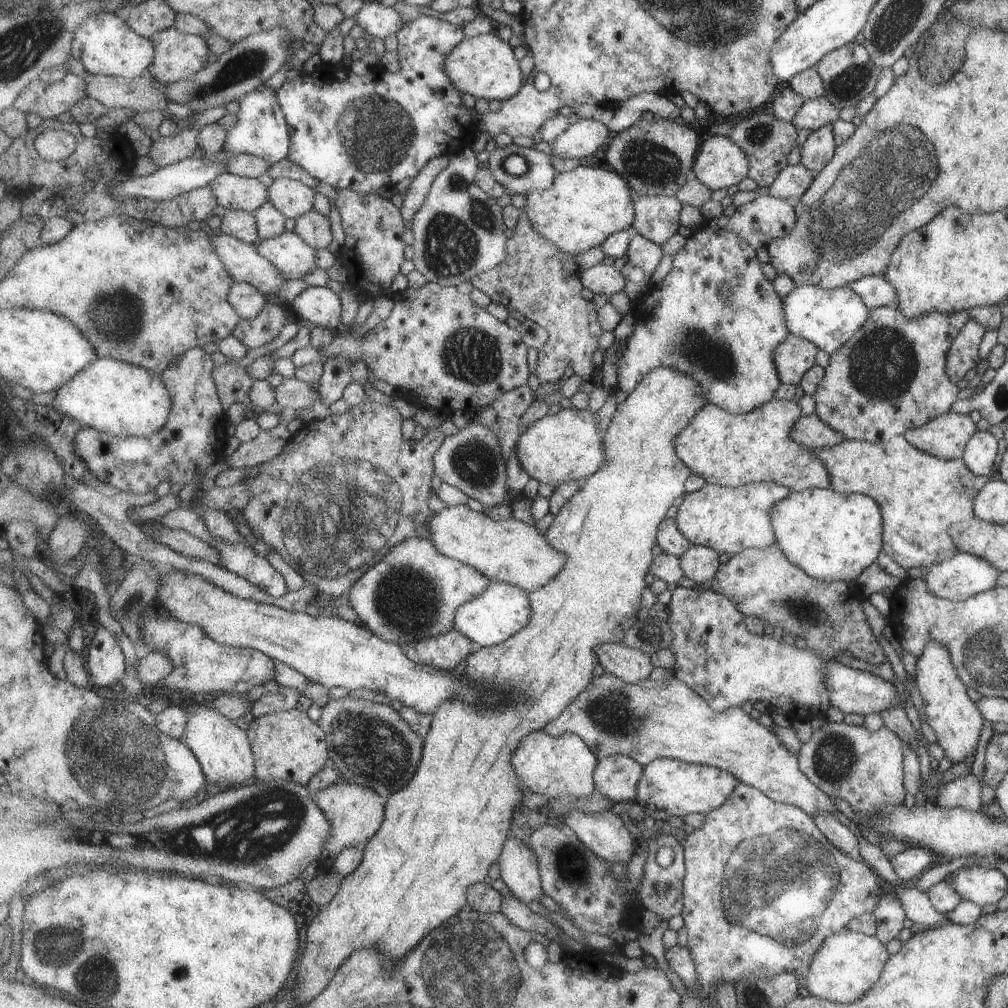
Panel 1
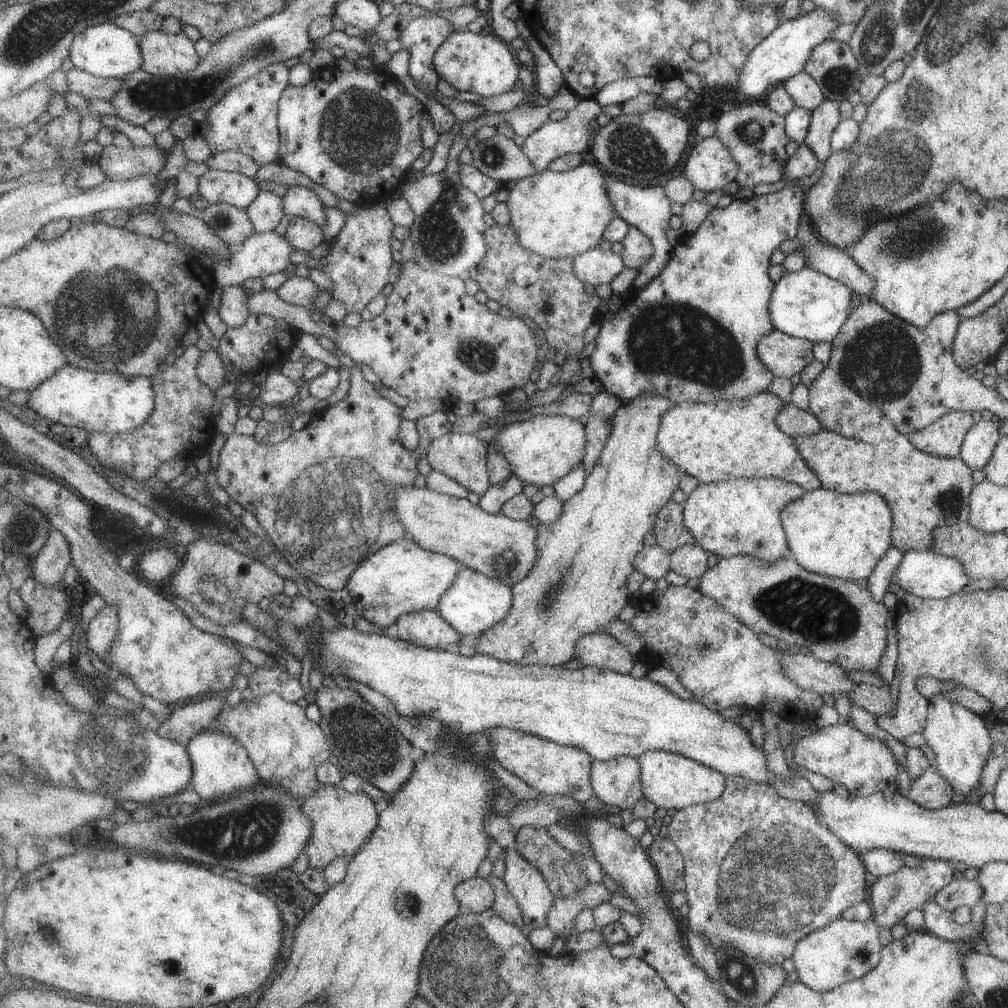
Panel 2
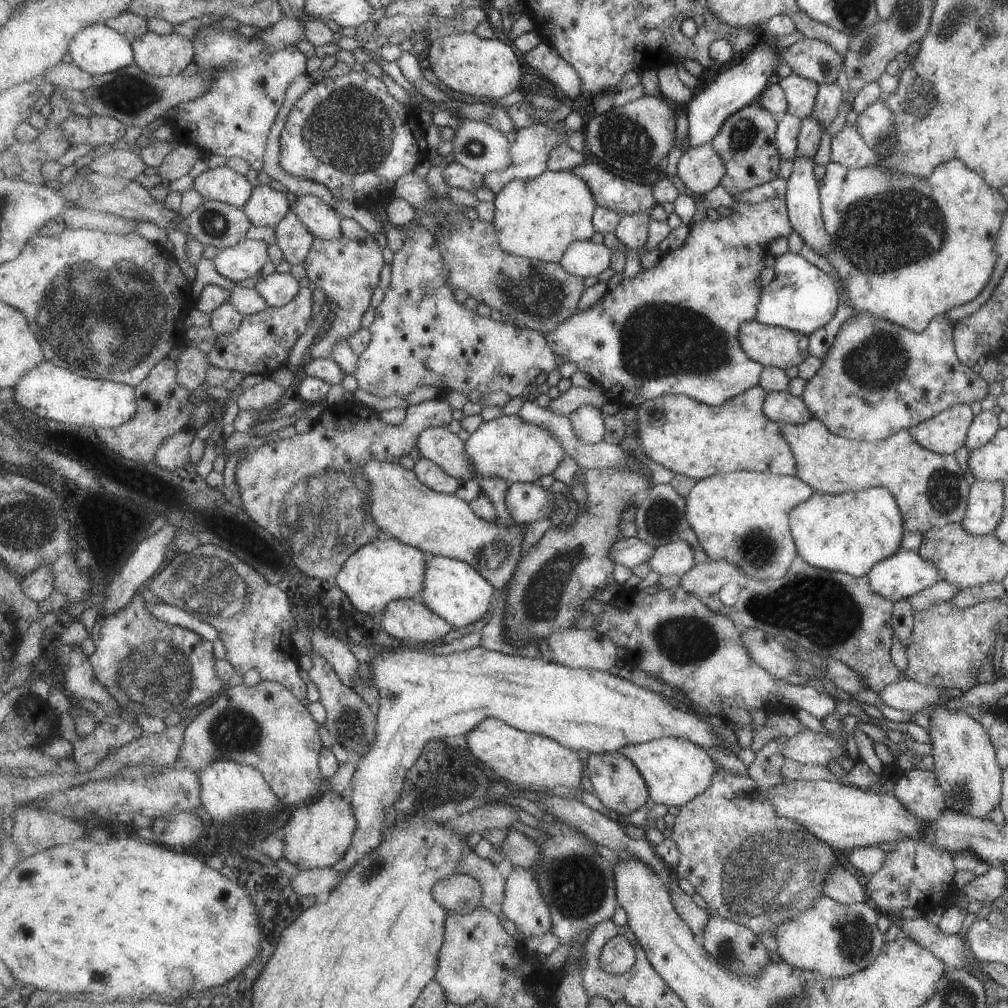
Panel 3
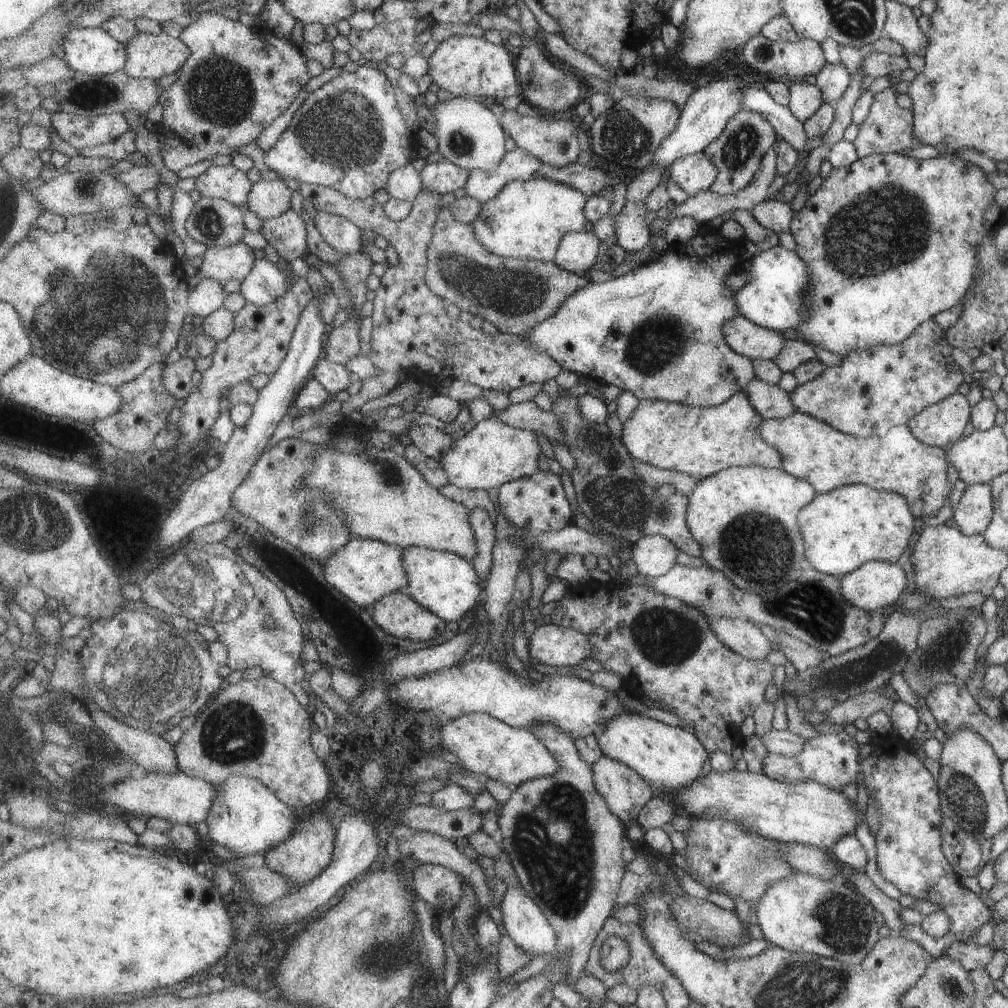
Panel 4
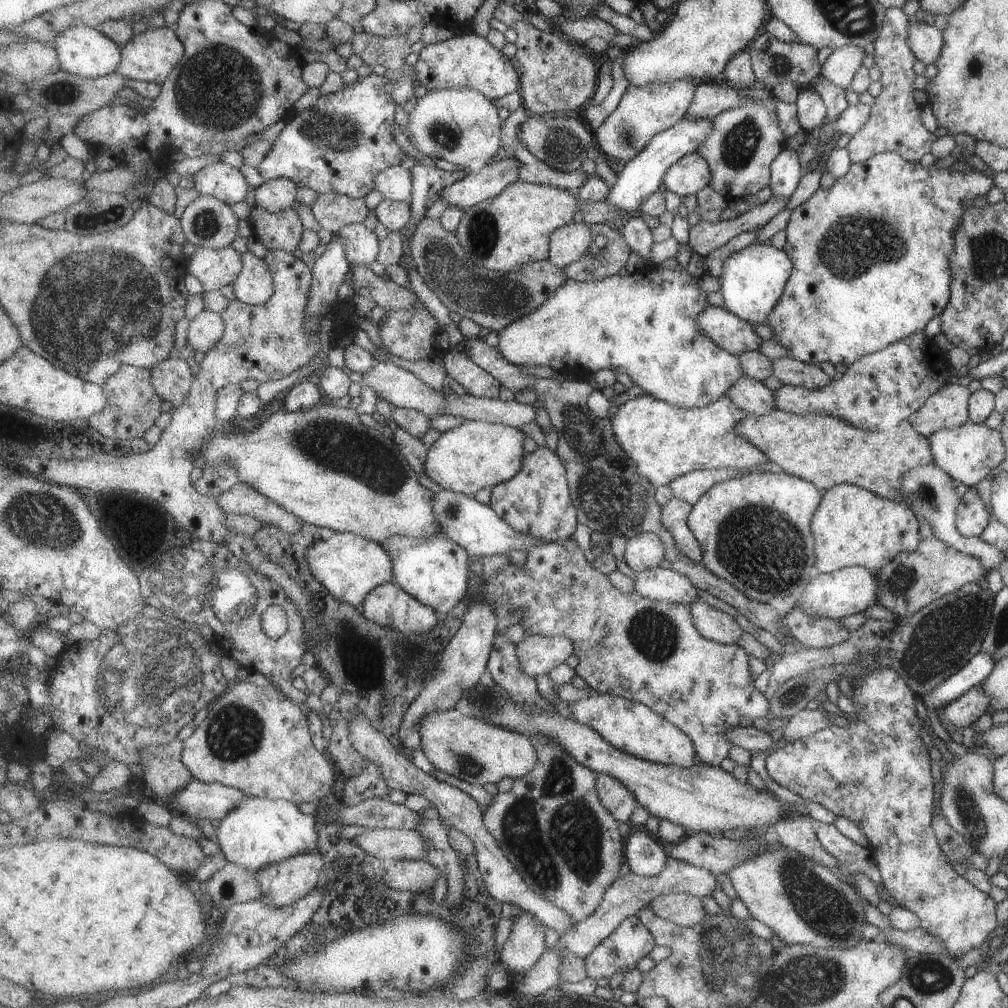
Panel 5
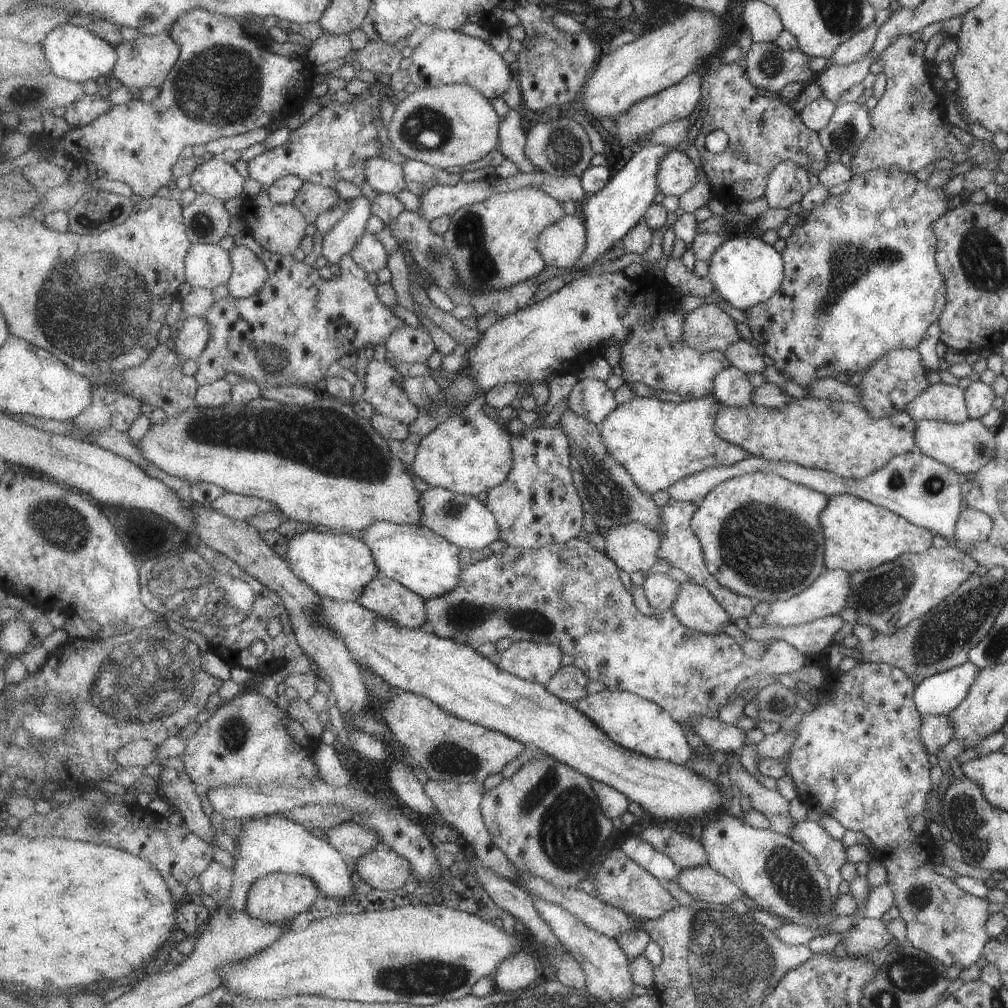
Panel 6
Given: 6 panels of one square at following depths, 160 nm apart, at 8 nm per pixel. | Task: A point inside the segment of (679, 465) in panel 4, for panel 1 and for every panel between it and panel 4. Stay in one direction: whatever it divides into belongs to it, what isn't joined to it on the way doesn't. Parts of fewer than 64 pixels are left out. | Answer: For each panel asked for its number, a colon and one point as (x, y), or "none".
1: (734, 450)
2: (719, 441)
3: (688, 437)

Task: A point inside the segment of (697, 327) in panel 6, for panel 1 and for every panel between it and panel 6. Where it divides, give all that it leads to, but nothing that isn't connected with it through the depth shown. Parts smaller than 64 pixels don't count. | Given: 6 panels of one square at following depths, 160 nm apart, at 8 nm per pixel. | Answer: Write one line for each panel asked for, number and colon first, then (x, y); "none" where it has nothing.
1: (792, 358)
2: (784, 355)
3: (771, 346)
4: (755, 341)
5: (729, 331)

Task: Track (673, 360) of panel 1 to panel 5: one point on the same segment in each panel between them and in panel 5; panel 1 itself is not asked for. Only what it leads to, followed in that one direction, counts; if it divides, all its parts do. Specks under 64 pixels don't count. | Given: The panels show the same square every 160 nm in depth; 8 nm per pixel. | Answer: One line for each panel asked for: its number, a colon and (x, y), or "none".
2: (692, 334)
3: (674, 329)
4: (658, 331)
5: (645, 324)

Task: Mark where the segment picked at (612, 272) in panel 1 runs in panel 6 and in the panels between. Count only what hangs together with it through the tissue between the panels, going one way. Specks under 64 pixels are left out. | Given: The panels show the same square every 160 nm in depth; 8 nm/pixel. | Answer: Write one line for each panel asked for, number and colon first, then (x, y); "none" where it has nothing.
2: (597, 267)
3: (584, 258)
4: (579, 252)
5: (570, 243)
6: (562, 244)

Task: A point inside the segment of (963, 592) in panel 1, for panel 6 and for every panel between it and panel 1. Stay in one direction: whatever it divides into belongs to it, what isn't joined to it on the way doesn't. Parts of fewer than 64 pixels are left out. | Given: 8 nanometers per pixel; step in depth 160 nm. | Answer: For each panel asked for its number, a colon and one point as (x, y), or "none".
2: (926, 574)
3: (904, 573)
4: (876, 584)
5: (843, 592)
6: (829, 594)

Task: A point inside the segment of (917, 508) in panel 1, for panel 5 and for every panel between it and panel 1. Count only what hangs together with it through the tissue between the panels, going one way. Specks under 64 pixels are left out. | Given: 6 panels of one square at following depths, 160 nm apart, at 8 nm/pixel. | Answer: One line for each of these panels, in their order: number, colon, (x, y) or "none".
2: (924, 492)
3: (927, 486)
4: (898, 462)
5: (825, 450)

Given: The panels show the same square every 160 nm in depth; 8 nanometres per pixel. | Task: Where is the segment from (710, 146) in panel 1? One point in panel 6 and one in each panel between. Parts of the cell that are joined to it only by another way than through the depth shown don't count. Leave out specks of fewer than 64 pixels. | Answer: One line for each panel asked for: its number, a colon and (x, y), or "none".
2: (710, 166)
3: (701, 168)
4: (695, 173)
5: (691, 174)
6: (678, 174)

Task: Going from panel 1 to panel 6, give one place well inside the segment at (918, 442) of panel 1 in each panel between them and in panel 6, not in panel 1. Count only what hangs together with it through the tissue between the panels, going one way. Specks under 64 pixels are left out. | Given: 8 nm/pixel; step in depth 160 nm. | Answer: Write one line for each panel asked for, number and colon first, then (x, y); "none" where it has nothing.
2: (942, 438)
3: (943, 433)
4: (940, 425)
5: (947, 408)
6: (941, 402)

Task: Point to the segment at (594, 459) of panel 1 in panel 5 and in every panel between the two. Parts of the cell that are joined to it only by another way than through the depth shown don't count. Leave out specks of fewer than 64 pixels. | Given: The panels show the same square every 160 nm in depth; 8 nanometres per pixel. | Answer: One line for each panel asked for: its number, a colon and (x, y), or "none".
2: (544, 449)
3: (509, 447)
4: (493, 453)
5: (476, 454)

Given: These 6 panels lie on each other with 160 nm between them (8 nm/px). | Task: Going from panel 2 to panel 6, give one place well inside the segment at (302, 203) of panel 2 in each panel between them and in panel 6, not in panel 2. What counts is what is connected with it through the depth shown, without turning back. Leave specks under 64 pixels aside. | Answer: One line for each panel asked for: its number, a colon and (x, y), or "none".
3: (324, 221)
4: (346, 237)
5: (362, 246)
6: (370, 253)

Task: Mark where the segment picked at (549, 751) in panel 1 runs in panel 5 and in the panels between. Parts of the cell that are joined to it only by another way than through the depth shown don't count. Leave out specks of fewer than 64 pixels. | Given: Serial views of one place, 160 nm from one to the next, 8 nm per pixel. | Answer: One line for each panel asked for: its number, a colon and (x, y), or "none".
2: (551, 768)
3: (526, 760)
4: (484, 746)
5: (468, 747)

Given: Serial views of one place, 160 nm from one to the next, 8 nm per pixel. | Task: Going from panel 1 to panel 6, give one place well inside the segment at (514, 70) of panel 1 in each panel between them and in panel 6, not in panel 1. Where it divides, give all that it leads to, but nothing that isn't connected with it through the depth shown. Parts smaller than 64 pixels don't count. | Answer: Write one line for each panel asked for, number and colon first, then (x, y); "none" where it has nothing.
2: (486, 65)
3: (464, 62)
4: (470, 66)
5: (467, 60)
6: (445, 57)

